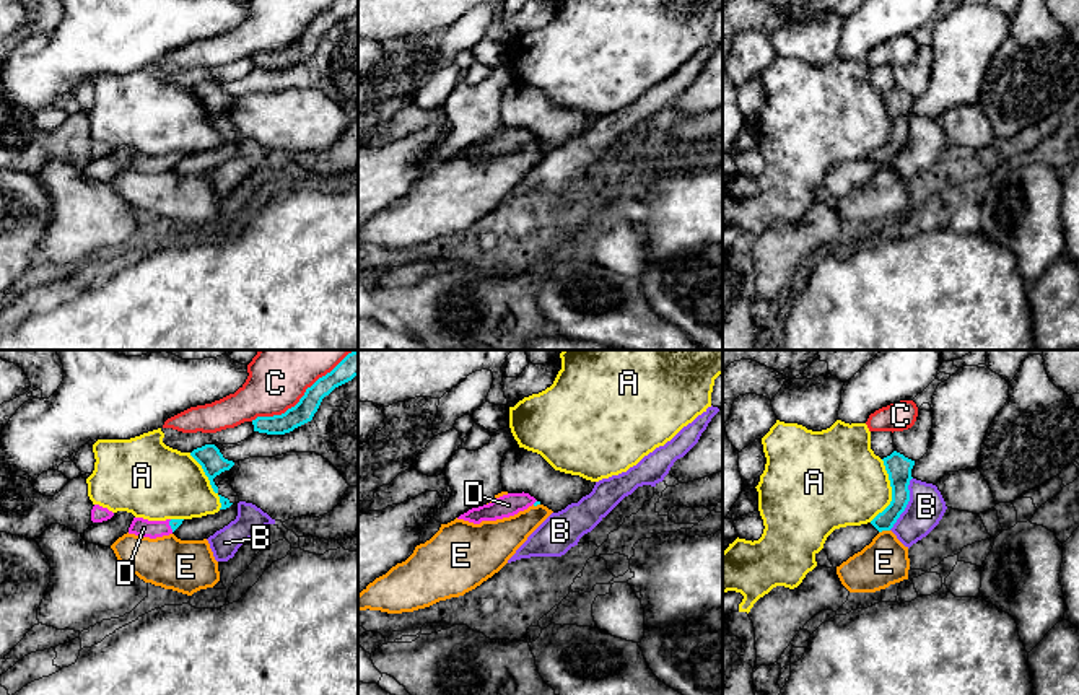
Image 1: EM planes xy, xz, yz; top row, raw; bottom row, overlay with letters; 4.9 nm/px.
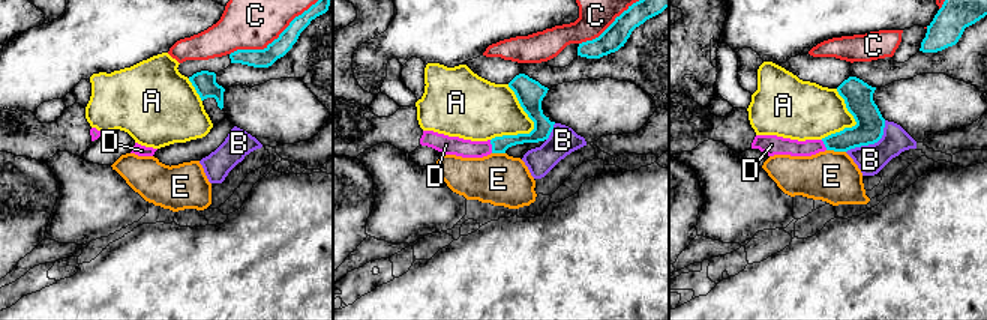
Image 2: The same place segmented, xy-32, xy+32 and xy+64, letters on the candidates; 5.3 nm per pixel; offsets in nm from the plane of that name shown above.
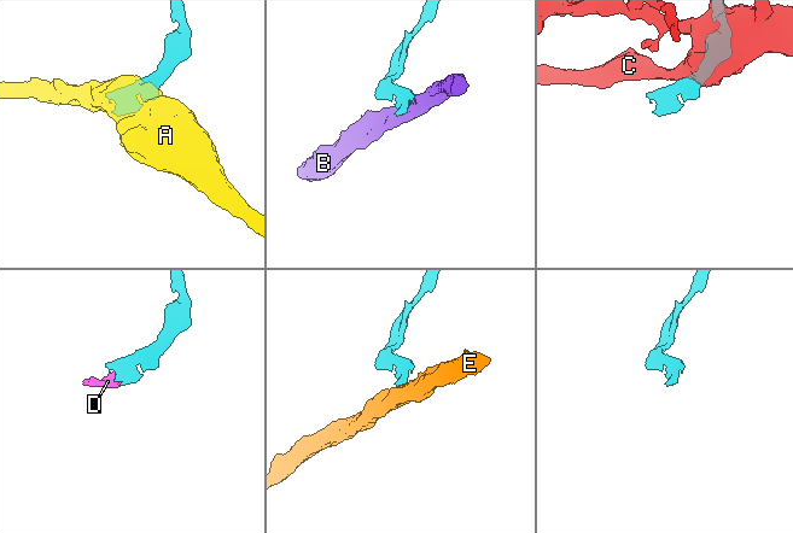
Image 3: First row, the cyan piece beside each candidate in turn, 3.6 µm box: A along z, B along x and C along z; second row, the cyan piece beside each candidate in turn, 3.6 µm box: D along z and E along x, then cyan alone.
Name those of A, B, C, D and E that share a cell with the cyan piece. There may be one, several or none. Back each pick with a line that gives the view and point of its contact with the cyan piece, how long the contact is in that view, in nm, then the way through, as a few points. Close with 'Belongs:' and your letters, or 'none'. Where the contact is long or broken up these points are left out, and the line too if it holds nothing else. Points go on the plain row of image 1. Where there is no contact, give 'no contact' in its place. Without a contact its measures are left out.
D: contact xy (170, 160); length 70 nm; way xy (174, 158), (170, 160), (144, 163)
Belongs: D

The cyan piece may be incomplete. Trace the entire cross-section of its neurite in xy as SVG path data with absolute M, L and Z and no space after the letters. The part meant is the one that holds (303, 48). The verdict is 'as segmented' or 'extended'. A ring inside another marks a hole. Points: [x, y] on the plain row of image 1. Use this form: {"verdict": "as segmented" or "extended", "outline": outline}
{"verdict": "as segmented", "outline": "M337 0L330 8L319 13L311 23L308 23L299 37L285 49L273 52L257 52L252 55L254 67L285 70L311 57L322 34L335 23L352 16L355 11L358 11L358 0Z"}

